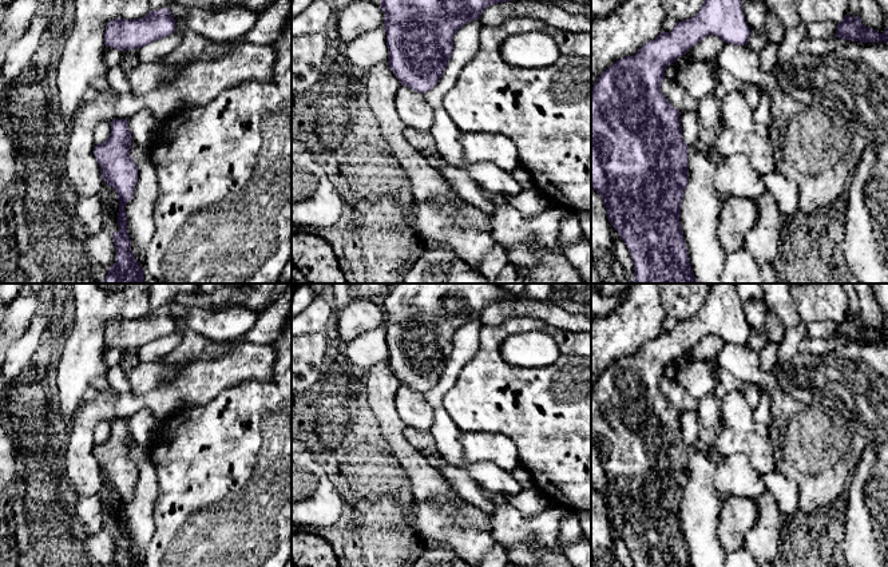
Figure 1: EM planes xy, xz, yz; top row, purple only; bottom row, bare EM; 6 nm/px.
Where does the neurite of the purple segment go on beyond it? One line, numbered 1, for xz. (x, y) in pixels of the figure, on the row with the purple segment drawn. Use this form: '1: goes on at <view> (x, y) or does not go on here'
1: does not go on here

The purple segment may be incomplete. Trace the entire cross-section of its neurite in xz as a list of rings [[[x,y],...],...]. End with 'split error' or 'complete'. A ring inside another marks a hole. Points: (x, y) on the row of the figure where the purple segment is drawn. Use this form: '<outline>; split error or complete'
[[[381,0],[389,51],[388,66],[401,86],[425,94],[444,74],[453,49],[453,36],[465,24],[477,20],[484,8],[512,0]]]; complete

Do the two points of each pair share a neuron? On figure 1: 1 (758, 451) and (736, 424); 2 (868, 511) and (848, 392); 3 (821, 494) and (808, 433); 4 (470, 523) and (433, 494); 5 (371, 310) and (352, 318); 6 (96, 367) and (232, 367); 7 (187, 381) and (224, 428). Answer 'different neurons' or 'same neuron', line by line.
1: same neuron
2: same neuron
3: same neuron
4: same neuron
5: same neuron
6: different neurons
7: different neurons

